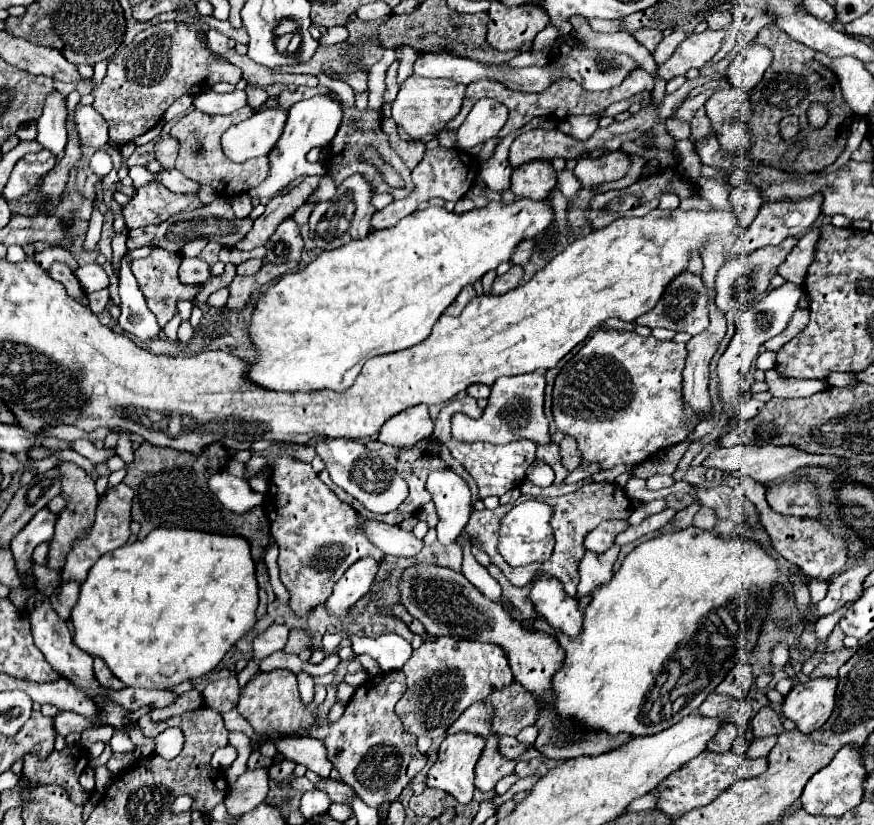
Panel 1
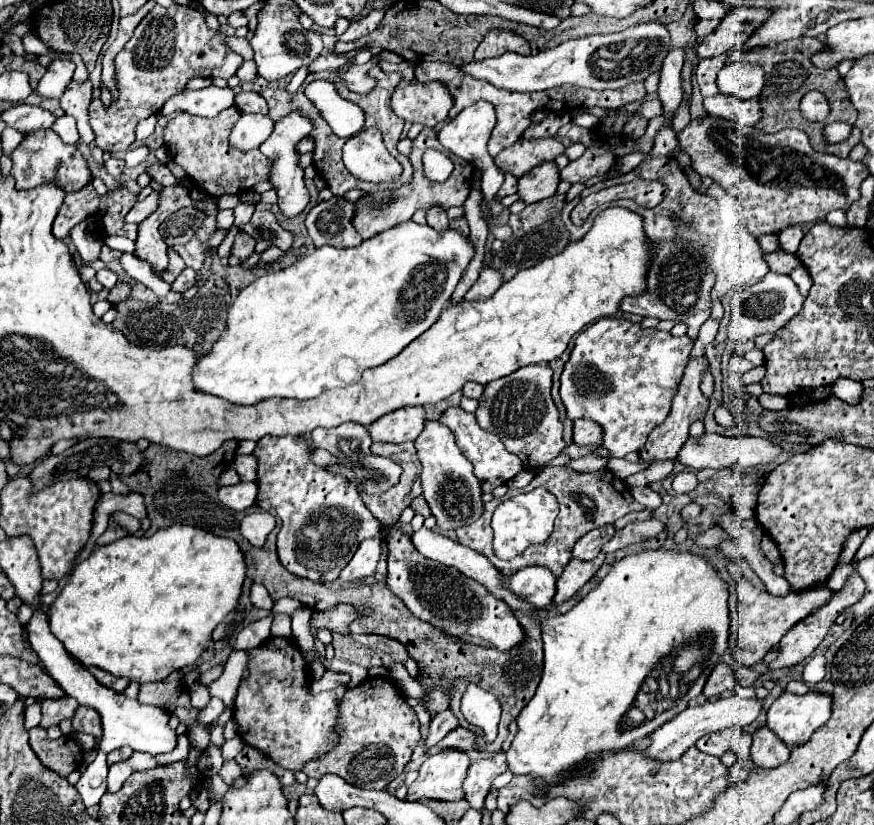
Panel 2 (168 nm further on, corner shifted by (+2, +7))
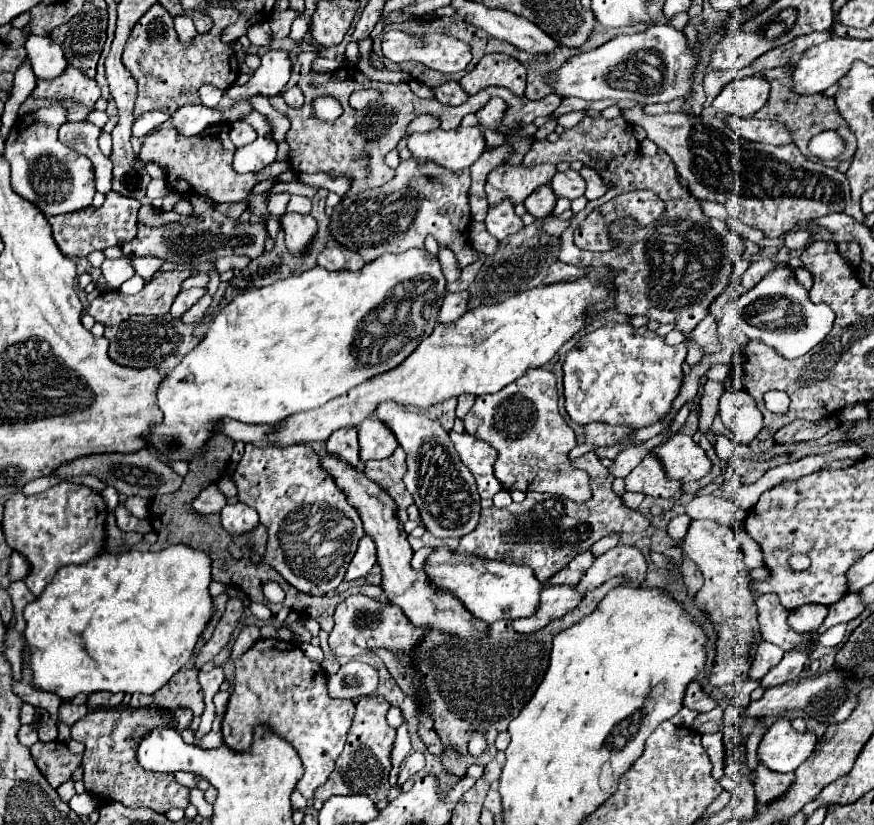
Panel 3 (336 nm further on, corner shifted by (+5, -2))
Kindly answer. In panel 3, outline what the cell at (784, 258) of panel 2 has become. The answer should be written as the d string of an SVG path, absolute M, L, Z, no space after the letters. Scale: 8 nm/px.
M760 257L758 261L752 261L750 267L746 269L746 273L744 273L742 279L740 279L742 287L744 287L744 289L752 289L772 267L774 267L774 261L770 261L768 257Z

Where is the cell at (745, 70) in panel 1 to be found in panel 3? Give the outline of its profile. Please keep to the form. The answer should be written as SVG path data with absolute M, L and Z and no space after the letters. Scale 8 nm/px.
M746 77L728 83L714 99L712 107L720 119L752 117L768 99L770 83L760 77Z

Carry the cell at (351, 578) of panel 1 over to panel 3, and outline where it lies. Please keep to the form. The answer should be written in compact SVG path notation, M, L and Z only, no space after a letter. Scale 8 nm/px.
M364 535L358 543L358 551L356 551L344 579L354 581L360 577L366 577L374 565L376 565L376 545L368 535Z

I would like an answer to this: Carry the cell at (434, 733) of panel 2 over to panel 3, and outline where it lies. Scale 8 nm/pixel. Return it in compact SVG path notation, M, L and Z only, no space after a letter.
M416 751L416 753L412 753L408 759L406 759L406 763L404 763L404 767L400 769L400 773L398 773L398 787L402 787L410 777L414 777L420 769L424 769L424 753L422 751Z

